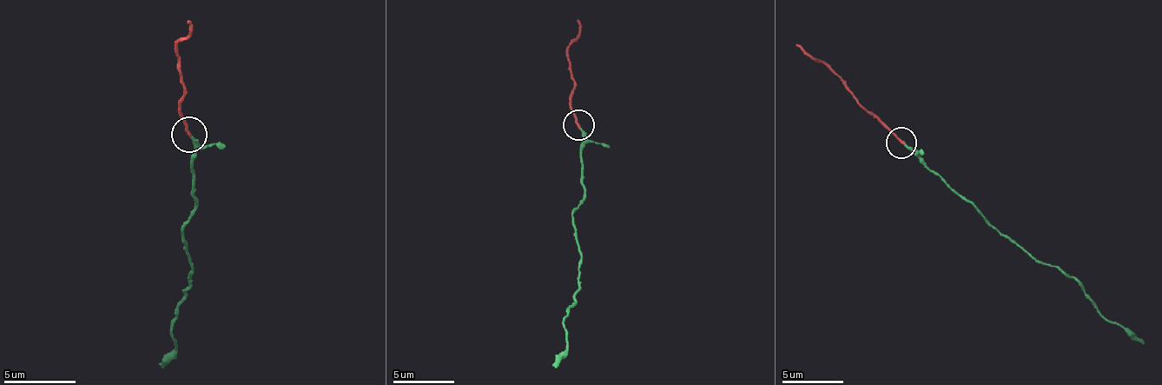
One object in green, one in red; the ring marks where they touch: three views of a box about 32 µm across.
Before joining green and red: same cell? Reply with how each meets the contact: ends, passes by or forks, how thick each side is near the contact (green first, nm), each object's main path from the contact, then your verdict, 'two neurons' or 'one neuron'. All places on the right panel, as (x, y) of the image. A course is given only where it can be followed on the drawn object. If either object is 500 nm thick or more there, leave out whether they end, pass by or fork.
green ends | red ends | 160/200 nm | green via (901, 142), (999, 231), (1033, 256), (1076, 281), (1095, 305), (1132, 330), (1144, 342) | red via (901, 142), (857, 102), (835, 74), (808, 55), (795, 43) | one neuron

